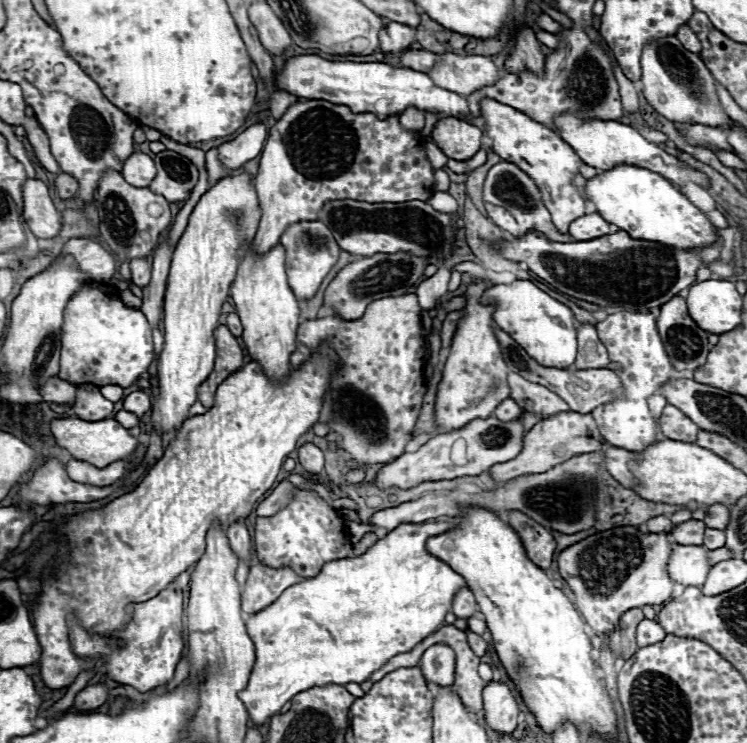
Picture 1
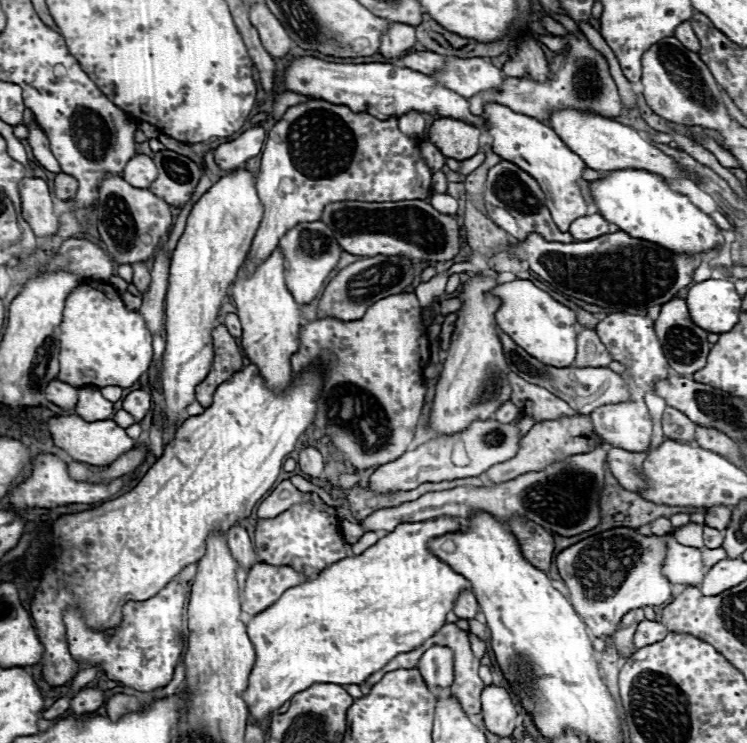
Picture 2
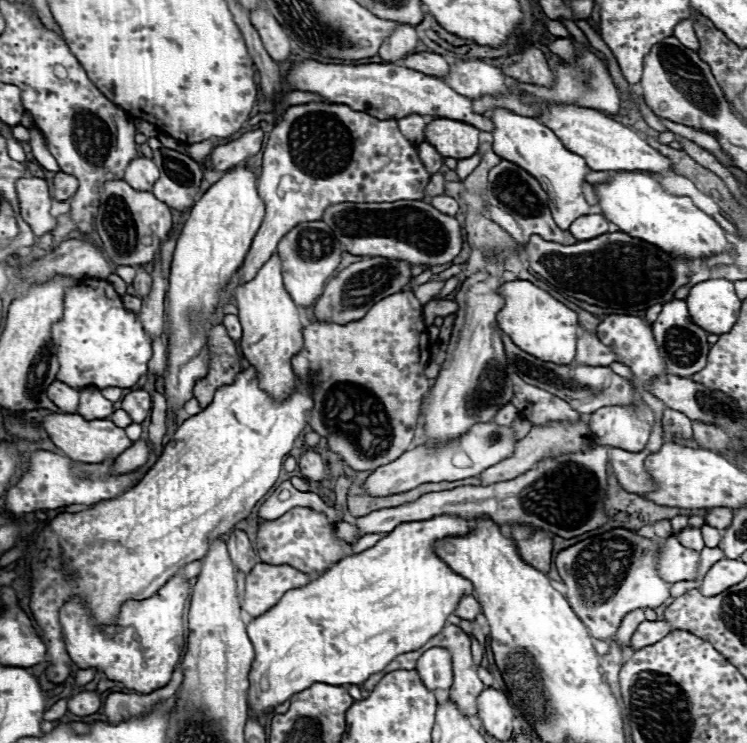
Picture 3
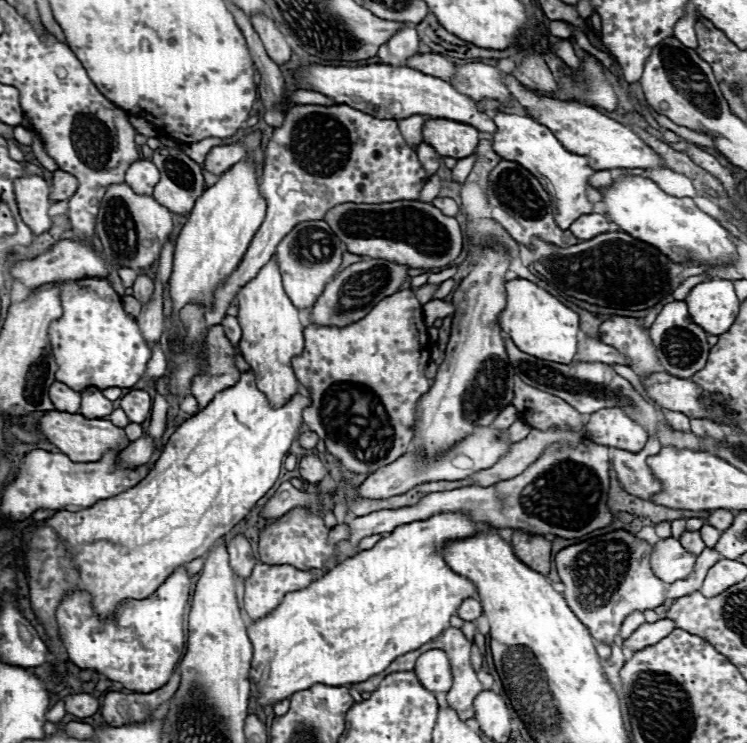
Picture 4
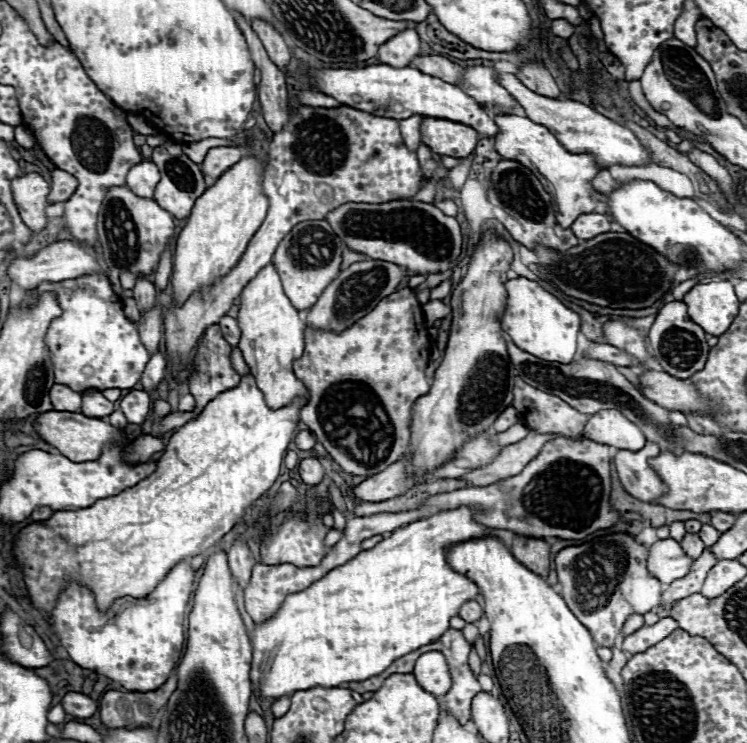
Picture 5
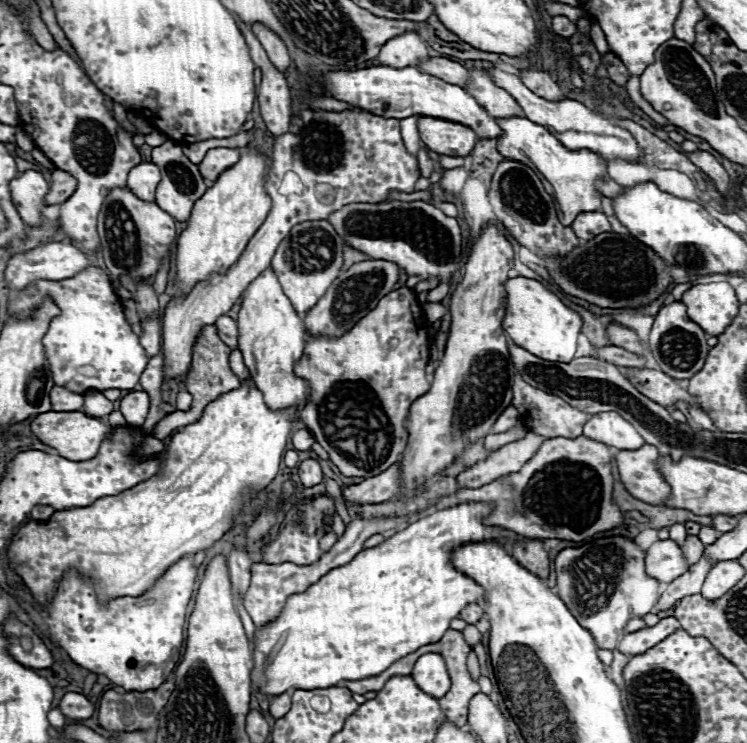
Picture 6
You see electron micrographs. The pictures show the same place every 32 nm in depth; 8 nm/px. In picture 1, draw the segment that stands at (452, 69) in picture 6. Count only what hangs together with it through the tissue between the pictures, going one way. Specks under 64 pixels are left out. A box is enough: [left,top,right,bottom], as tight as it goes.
[398,50,438,72]

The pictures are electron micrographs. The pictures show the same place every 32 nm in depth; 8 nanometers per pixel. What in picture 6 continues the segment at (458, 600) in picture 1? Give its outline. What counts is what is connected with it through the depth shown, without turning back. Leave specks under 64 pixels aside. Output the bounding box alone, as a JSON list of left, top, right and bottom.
[460,602,484,624]

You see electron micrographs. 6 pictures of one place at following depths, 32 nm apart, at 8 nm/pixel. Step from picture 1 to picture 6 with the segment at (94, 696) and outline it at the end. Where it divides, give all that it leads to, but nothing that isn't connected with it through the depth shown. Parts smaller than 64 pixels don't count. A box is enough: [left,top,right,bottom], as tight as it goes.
[60,692,94,720]

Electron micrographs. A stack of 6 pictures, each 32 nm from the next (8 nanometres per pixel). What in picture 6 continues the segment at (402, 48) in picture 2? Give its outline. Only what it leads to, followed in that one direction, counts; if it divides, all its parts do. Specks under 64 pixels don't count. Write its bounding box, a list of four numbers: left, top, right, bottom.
[378,32,428,68]

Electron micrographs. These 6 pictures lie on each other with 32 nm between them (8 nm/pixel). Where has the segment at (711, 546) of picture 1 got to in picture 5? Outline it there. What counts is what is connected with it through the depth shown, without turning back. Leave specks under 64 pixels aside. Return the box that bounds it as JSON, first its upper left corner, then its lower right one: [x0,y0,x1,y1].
[700,524,722,546]

